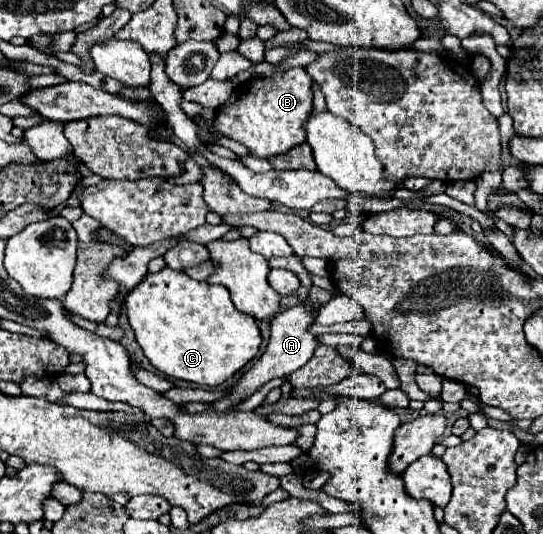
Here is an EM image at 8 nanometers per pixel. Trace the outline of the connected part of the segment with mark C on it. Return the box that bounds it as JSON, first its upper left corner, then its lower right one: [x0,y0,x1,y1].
[124,267,262,387]

